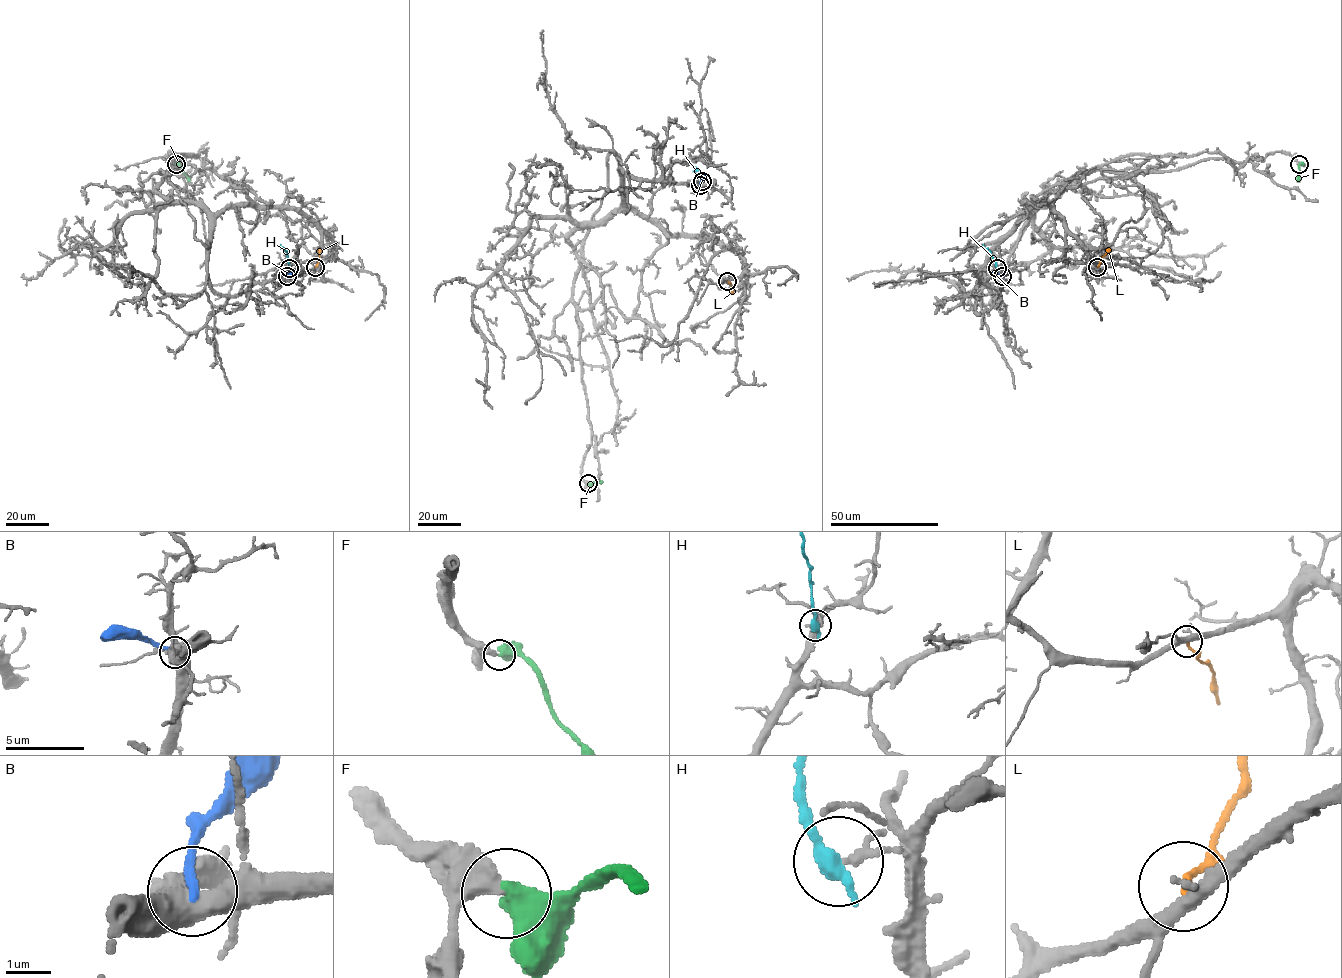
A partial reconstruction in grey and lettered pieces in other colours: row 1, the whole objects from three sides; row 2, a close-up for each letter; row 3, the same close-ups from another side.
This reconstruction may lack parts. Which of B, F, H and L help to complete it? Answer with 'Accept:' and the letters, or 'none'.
Accept: F

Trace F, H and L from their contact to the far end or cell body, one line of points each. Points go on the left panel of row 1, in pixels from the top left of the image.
F: (176, 164), (189, 182)
H: (289, 268), (287, 254), (281, 244)
L: (315, 267), (320, 248)

